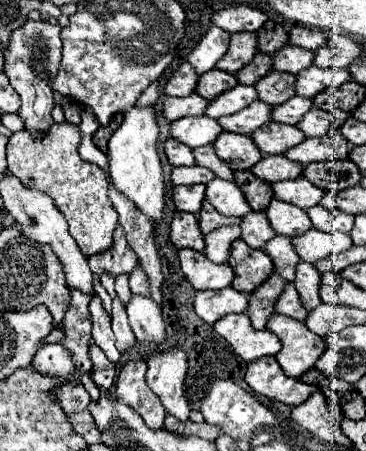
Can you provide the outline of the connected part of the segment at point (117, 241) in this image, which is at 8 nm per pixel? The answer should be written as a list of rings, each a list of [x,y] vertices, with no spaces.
[[[120,225],[116,229],[116,233],[114,233],[114,247],[112,247],[112,251],[100,253],[96,257],[90,257],[88,263],[90,263],[92,273],[98,275],[98,277],[104,275],[104,273],[110,273],[112,277],[118,277],[122,273],[126,273],[126,275],[132,273],[132,269],[136,267],[136,253],[128,245]]]

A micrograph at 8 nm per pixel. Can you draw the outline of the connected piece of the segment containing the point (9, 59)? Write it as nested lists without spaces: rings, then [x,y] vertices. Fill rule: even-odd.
[[[26,21],[24,27],[12,33],[12,45],[4,53],[4,73],[8,75],[10,85],[22,99],[18,115],[22,117],[24,127],[34,139],[42,139],[54,123],[50,115],[50,111],[54,109],[54,99],[48,81],[56,75],[62,57],[60,31],[62,31],[60,25],[50,25],[48,21]]]

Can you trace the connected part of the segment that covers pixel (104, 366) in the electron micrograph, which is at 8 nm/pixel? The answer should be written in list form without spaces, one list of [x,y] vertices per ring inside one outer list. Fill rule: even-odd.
[[[90,345],[90,361],[92,361],[92,381],[98,385],[100,391],[110,391],[114,387],[114,379],[116,379],[116,367],[108,361],[108,357],[104,357],[104,353],[100,353],[100,349],[96,349],[96,345]]]

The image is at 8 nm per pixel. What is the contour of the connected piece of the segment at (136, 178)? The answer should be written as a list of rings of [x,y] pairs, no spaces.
[[[154,107],[146,109],[130,109],[122,121],[122,125],[114,131],[108,141],[108,177],[112,185],[128,197],[138,211],[142,211],[152,223],[162,219],[164,209],[164,175],[160,165],[160,155],[156,151],[158,139],[158,123],[154,115]]]

